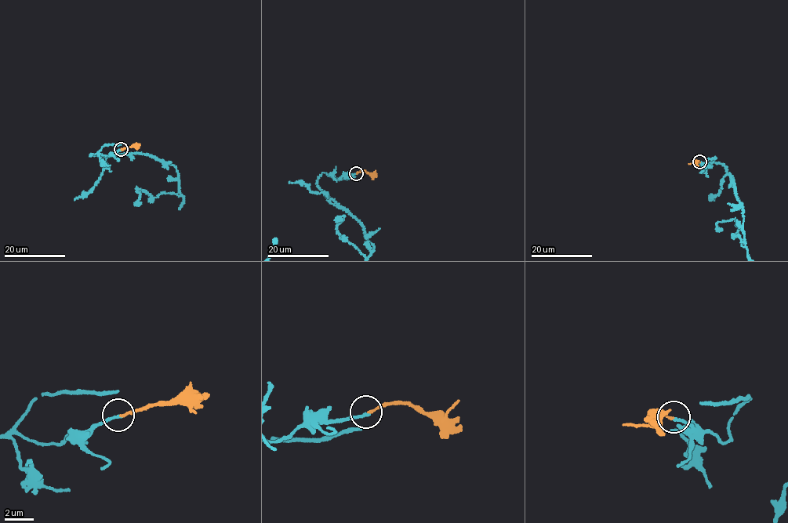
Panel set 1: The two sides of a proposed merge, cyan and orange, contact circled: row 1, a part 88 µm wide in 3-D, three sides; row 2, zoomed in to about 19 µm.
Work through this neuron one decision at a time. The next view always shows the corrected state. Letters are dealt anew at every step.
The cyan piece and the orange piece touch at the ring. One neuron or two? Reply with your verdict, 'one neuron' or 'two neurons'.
one neuron

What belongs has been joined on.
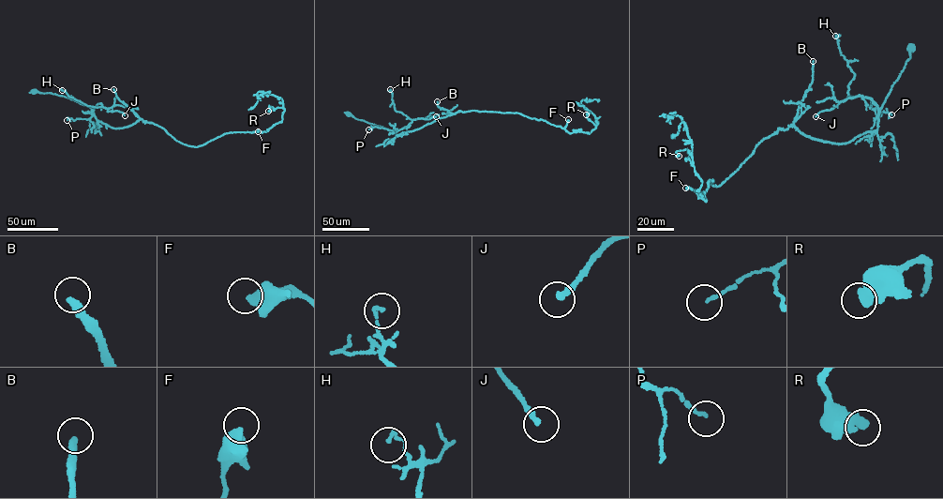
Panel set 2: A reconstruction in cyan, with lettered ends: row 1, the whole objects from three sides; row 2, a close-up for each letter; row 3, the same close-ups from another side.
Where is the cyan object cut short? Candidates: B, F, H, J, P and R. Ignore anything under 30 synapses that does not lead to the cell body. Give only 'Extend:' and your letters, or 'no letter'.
Extend: B

